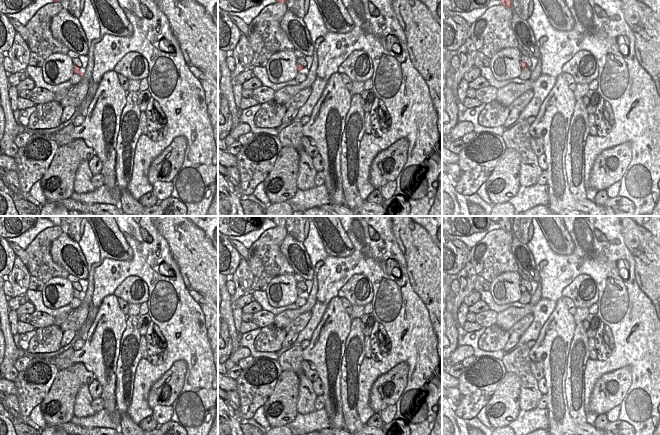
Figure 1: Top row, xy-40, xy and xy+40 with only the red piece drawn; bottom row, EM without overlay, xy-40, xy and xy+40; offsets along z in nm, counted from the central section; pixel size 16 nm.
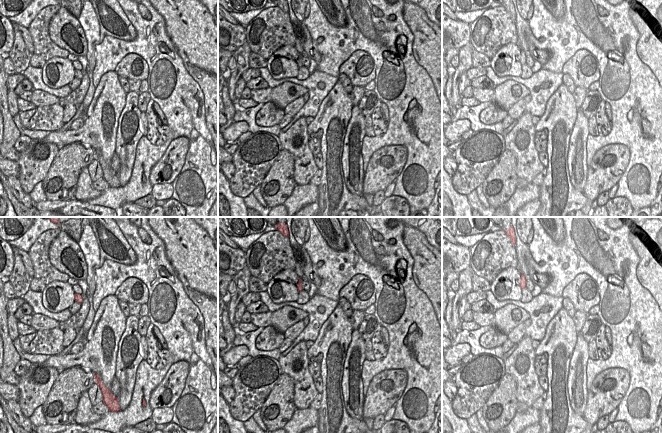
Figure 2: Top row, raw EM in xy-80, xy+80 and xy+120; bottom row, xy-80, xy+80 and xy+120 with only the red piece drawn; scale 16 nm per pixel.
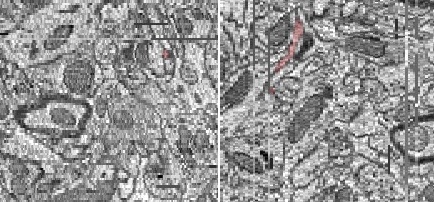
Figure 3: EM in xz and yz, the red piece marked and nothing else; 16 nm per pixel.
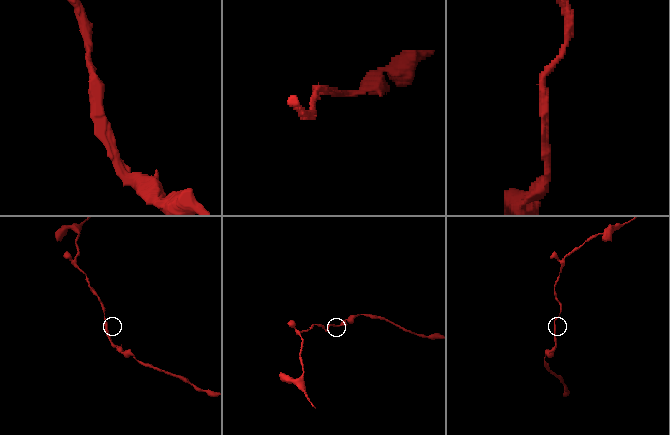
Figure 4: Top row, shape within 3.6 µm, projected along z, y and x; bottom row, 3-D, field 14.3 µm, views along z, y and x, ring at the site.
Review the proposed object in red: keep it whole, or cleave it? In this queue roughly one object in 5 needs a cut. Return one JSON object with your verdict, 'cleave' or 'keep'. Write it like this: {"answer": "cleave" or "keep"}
{"answer": "keep"}

